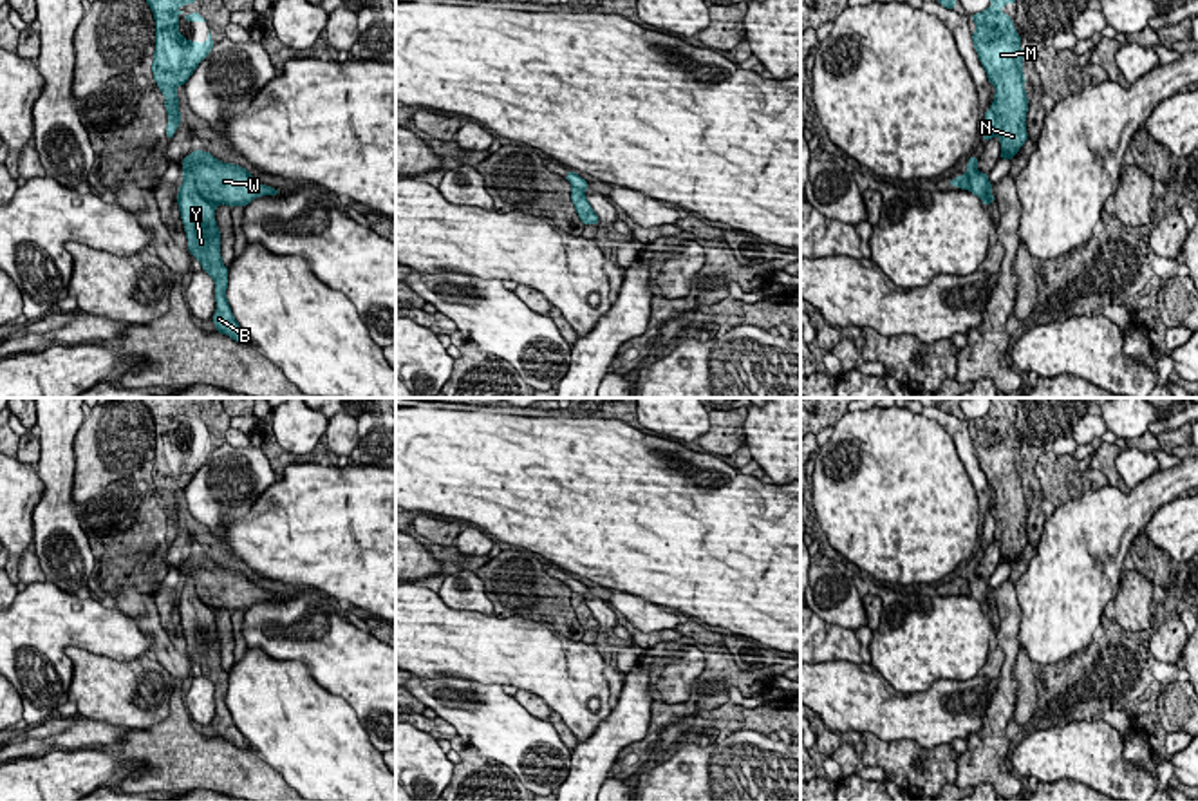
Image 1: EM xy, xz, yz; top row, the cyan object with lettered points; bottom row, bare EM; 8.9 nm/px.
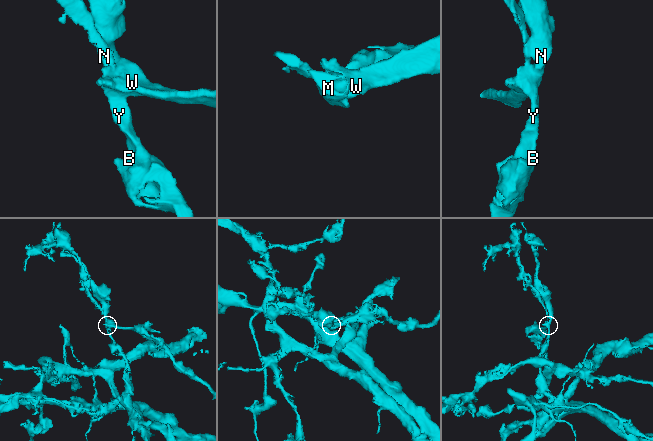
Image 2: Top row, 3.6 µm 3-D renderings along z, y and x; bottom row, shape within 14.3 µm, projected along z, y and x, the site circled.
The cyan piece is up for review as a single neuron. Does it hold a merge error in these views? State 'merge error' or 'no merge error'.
merge error

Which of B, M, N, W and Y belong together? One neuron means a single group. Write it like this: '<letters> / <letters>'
B Y / M N W

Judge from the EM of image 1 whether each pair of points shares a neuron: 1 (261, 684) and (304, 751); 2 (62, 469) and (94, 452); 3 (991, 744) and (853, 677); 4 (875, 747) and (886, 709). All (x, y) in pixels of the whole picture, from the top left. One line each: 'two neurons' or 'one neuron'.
1: one neuron
2: two neurons
3: two neurons
4: two neurons

